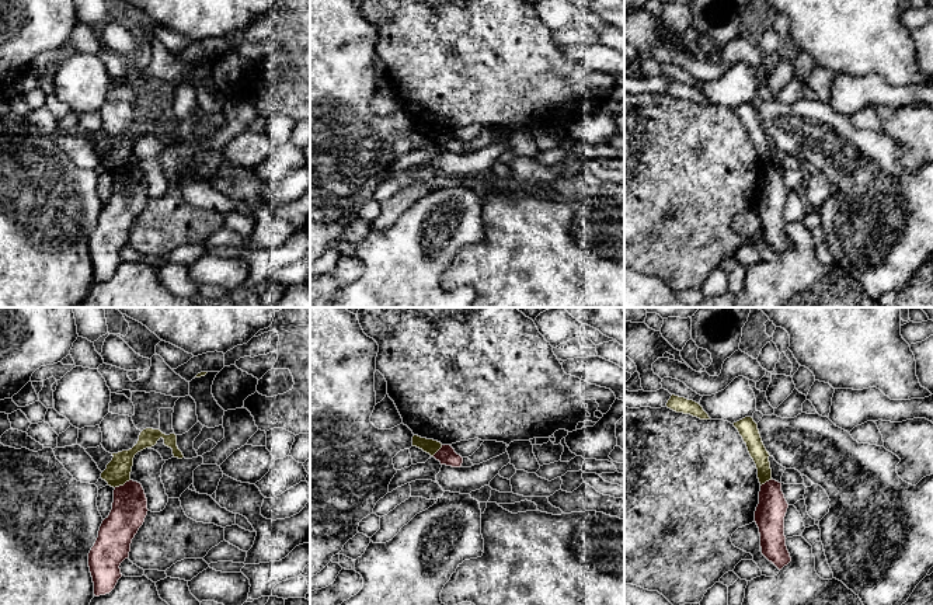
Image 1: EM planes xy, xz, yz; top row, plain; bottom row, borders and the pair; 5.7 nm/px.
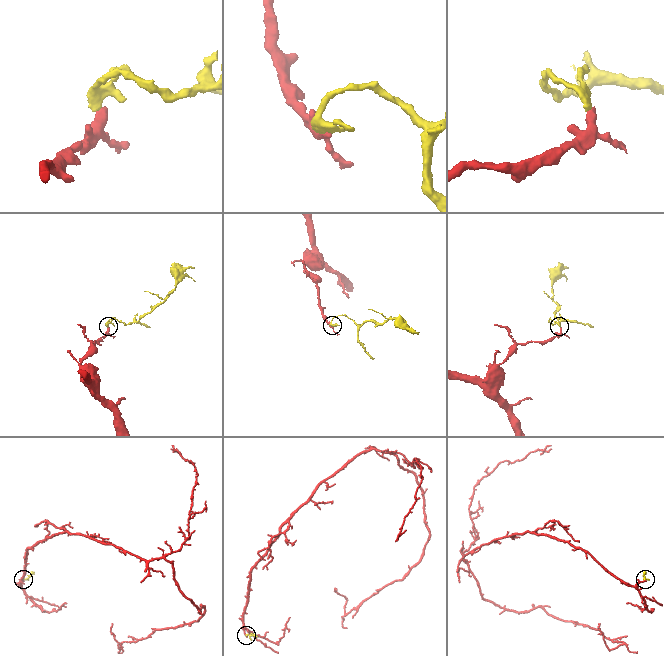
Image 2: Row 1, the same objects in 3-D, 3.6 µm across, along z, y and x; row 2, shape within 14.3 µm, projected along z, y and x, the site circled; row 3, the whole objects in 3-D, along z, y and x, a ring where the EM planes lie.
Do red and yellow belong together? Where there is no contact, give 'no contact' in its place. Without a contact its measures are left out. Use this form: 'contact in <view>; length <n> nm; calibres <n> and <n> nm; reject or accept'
contact in xy; length 110 nm; calibres 200 and 140 nm; reject

